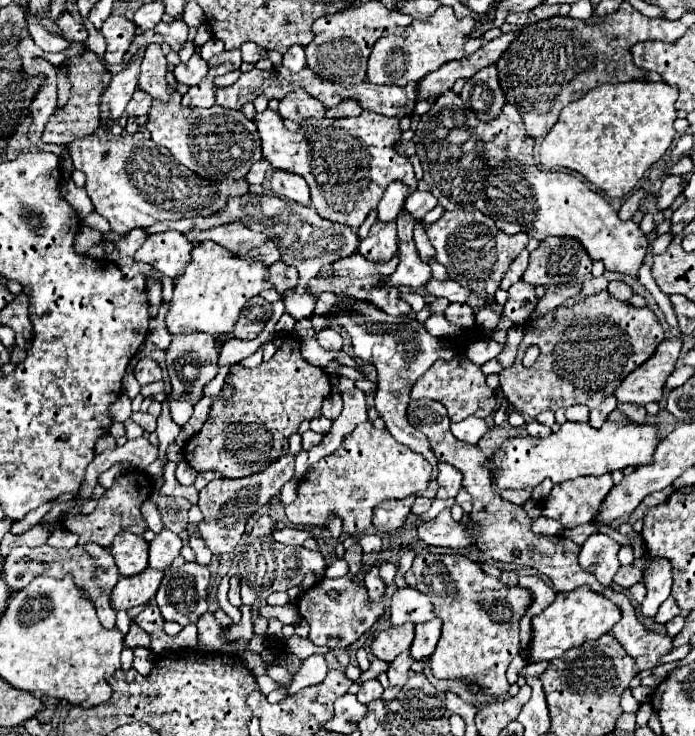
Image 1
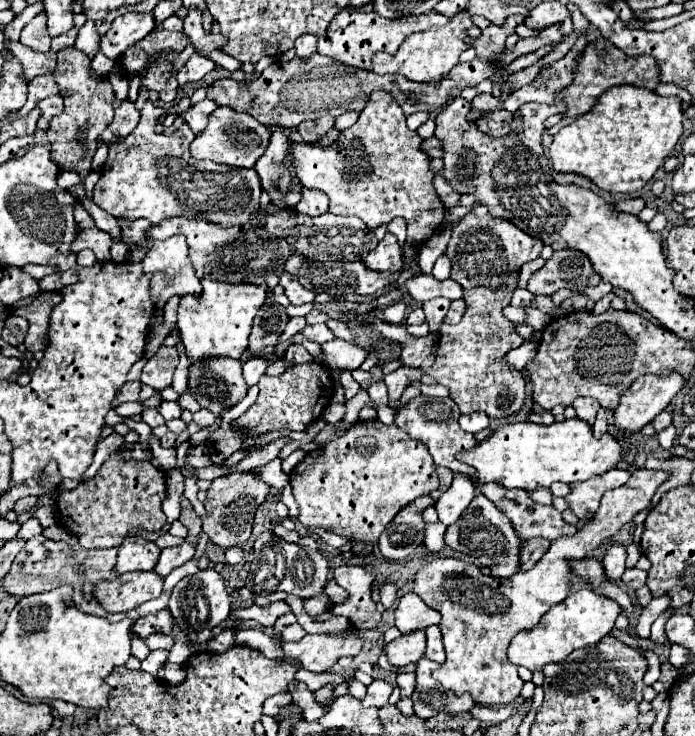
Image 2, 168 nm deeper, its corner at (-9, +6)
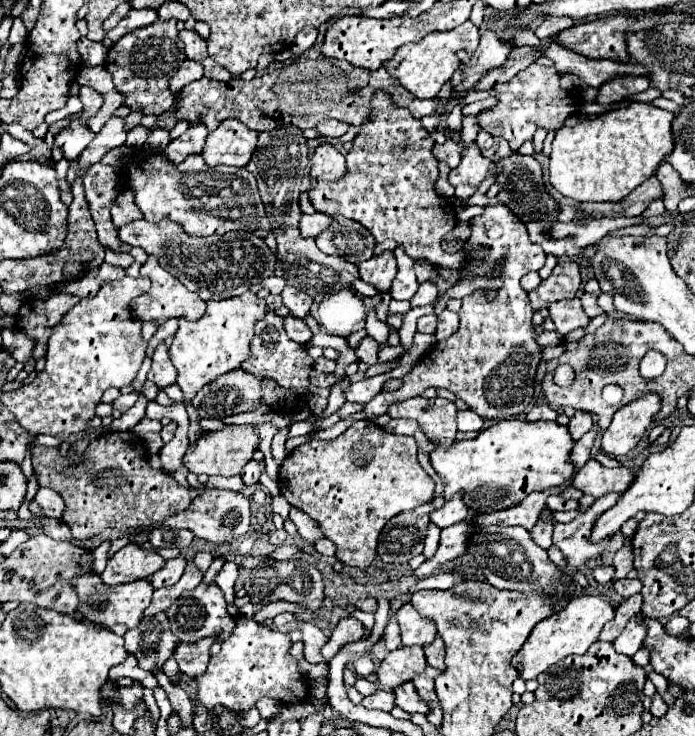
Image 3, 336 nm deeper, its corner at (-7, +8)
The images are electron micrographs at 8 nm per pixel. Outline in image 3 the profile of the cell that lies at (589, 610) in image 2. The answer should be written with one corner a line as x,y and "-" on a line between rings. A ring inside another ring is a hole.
576,596
560,614
538,622
538,626
532,630
524,646
512,658
512,664
520,670
520,676
524,680
534,680
538,674
542,674
556,662
564,660
566,656
586,654
588,648
598,640
598,634
604,628
604,624
612,620
612,616
614,608
602,596

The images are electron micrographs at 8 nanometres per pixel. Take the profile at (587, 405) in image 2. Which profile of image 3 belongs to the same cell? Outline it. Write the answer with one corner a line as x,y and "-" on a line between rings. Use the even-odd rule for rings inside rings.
576,412
576,416
568,424
568,432
574,440
580,440
592,428
592,416
586,412

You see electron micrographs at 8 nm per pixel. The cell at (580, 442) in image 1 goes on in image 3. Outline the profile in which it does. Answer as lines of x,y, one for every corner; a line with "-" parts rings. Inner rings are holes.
502,420
494,422
472,440
436,446
428,458
444,482
444,500
450,500
462,490
462,500
468,510
490,514
518,506
534,490
560,486
568,480
574,470
572,464
568,464
572,448
574,440
566,426
558,426
556,422

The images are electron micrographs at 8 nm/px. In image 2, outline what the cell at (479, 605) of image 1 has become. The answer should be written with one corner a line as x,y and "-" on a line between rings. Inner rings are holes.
636,470
624,486
604,494
600,508
586,526
582,526
572,538
564,536
554,540
532,570
516,572
512,578
484,576
478,566
462,558
434,556
426,560
414,578
414,592
442,614
440,630
444,636
446,662
436,670
434,678
456,694
470,692
474,702
514,702
524,684
516,666
510,664
506,656
514,634
524,628
534,628
552,604
558,604
568,596
570,566
566,560
586,558
590,556
590,550
612,540
614,534
634,518
634,514
650,504
656,488
668,478
670,472
664,470
-
448,566
460,566
460,572
448,574

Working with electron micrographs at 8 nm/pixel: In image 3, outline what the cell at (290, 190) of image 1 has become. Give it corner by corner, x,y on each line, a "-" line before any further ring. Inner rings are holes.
314,212
314,214
302,214
300,220
300,234
304,238
316,238
320,236
324,230
328,230
328,226
332,224
332,218
322,214
322,212

